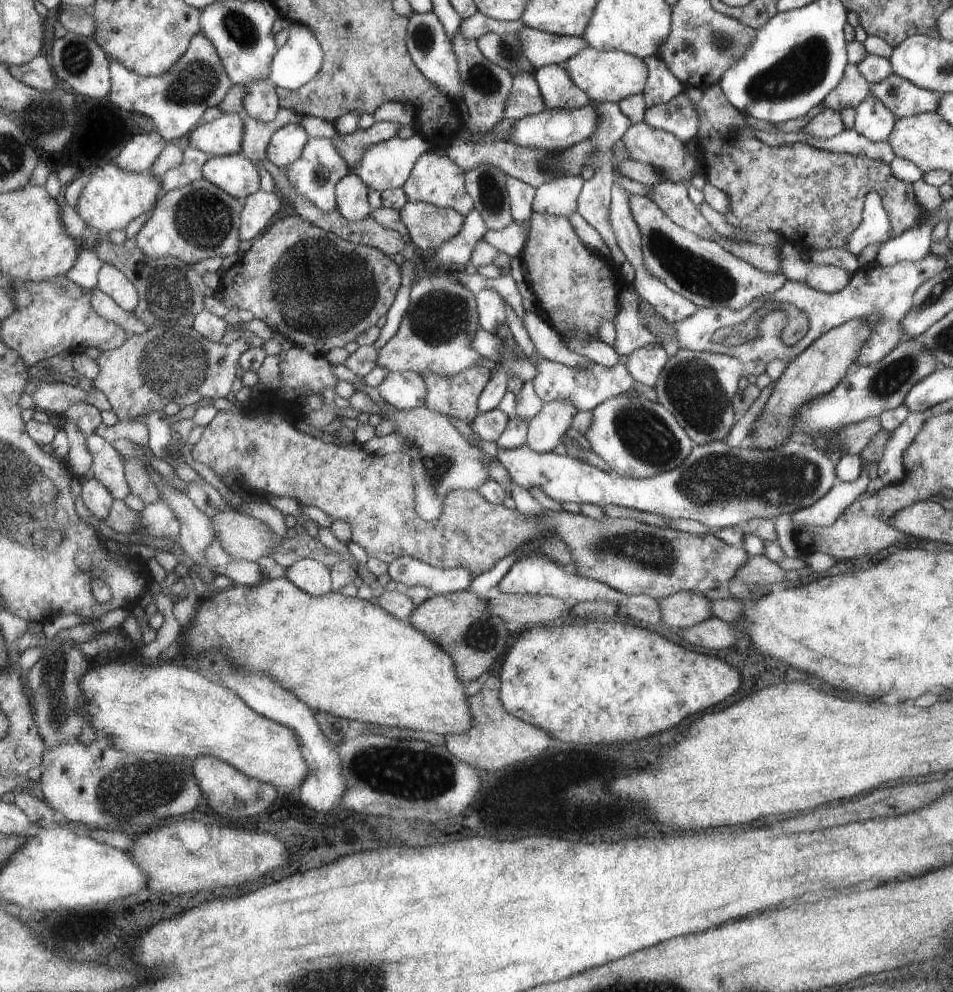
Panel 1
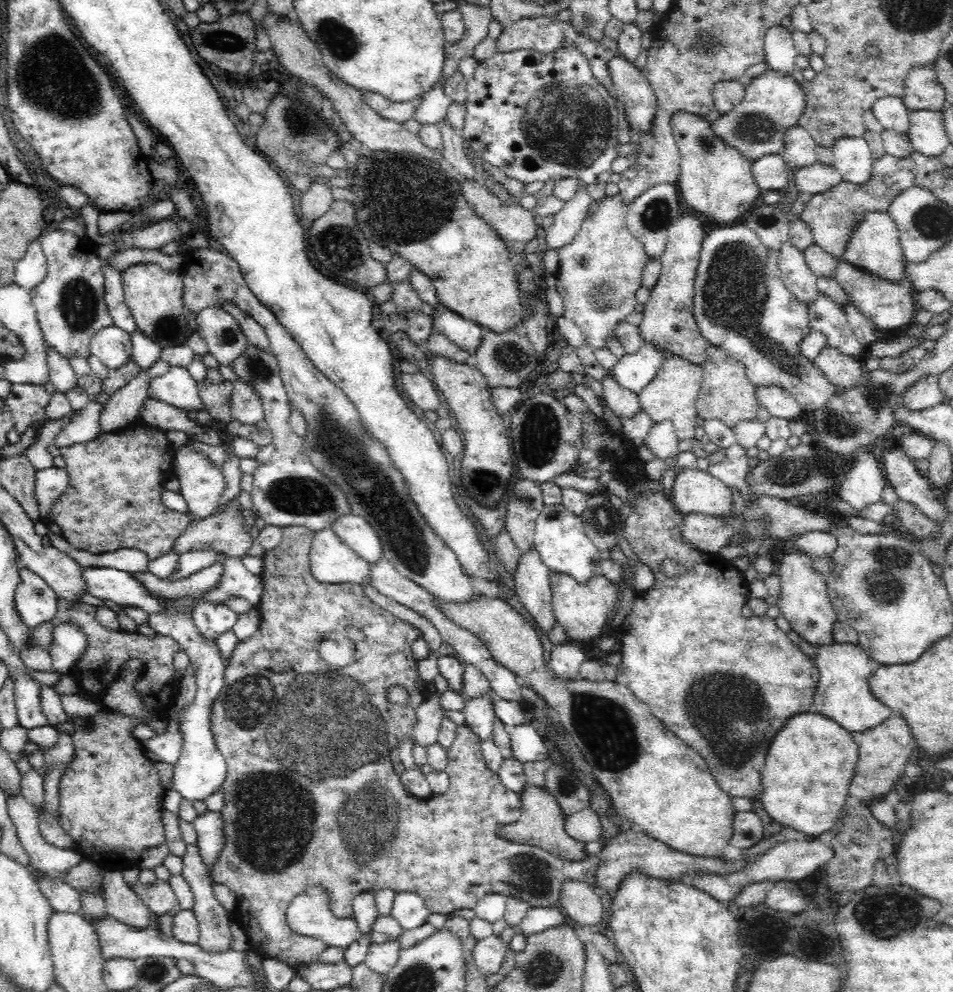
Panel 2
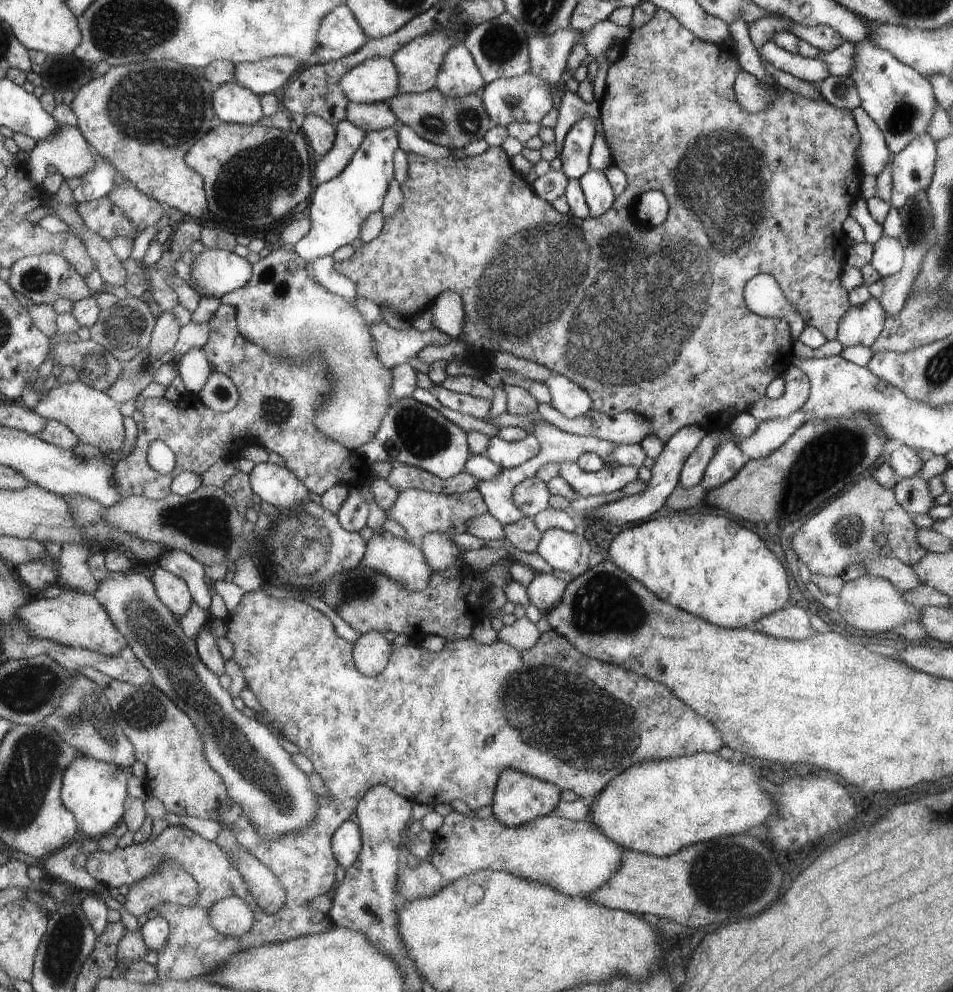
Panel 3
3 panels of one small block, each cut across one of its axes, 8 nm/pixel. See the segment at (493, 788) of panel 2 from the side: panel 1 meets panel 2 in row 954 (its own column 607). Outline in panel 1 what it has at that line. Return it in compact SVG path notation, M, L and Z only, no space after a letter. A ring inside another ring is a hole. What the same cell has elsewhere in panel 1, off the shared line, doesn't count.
M532 213L529 220L528 236L520 252L520 258L525 264L529 286L535 296L535 313L537 313L548 325L563 339L563 332L567 330L585 330L587 336L584 342L599 340L597 328L601 322L613 322L620 308L618 297L625 285L630 285L619 274L620 266L614 264L610 256L600 256L593 248L587 247L581 238L573 230L567 217L549 214Z

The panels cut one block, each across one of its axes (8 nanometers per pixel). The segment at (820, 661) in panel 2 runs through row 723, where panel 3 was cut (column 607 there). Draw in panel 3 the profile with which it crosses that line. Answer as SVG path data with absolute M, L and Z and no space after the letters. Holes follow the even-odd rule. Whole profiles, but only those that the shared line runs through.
M451 811L445 817L441 826L433 835L433 848L429 852L428 861L443 876L445 882L454 882L457 878L487 869L499 872L513 873L513 876L539 882L555 888L565 896L585 897L591 890L603 886L607 878L611 878L621 866L623 846L611 842L601 834L601 830L591 822L572 821L555 817L553 814L539 816L536 820L525 822L521 826L505 826L493 815L485 818L469 818L456 811Z

